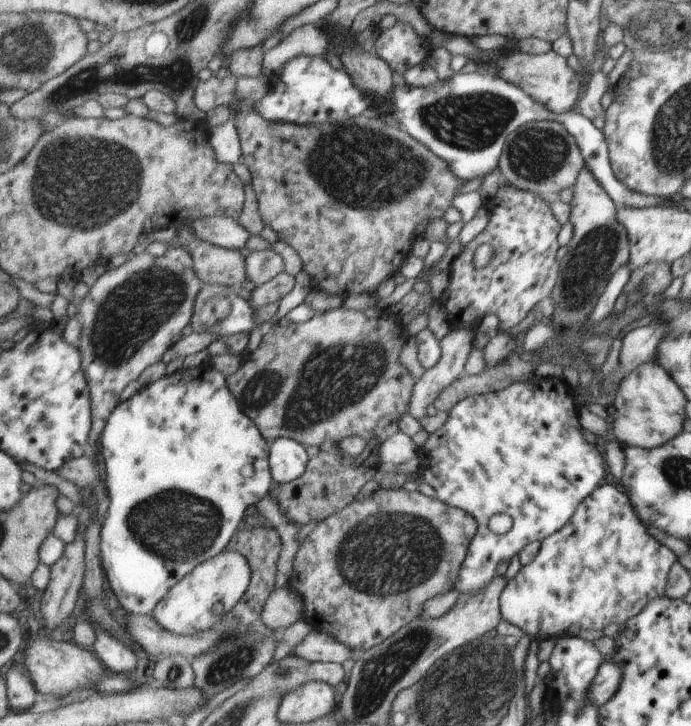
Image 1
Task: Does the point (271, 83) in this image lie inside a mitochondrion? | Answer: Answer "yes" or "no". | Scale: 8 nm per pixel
no

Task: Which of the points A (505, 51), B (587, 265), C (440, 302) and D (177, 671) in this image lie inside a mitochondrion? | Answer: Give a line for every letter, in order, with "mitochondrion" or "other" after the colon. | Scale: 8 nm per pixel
A: other
B: mitochondrion
C: other
D: mitochondrion

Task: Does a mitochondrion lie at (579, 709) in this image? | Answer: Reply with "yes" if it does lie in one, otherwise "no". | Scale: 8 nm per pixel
yes

